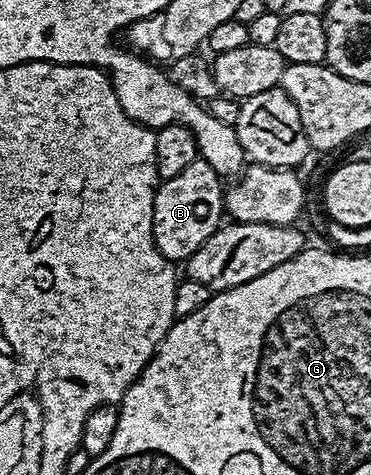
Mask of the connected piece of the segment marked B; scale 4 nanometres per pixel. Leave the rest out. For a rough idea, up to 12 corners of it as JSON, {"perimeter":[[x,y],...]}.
{"perimeter":[[188,163],[154,192],[152,235],[184,263],[224,221],[224,181]]}

